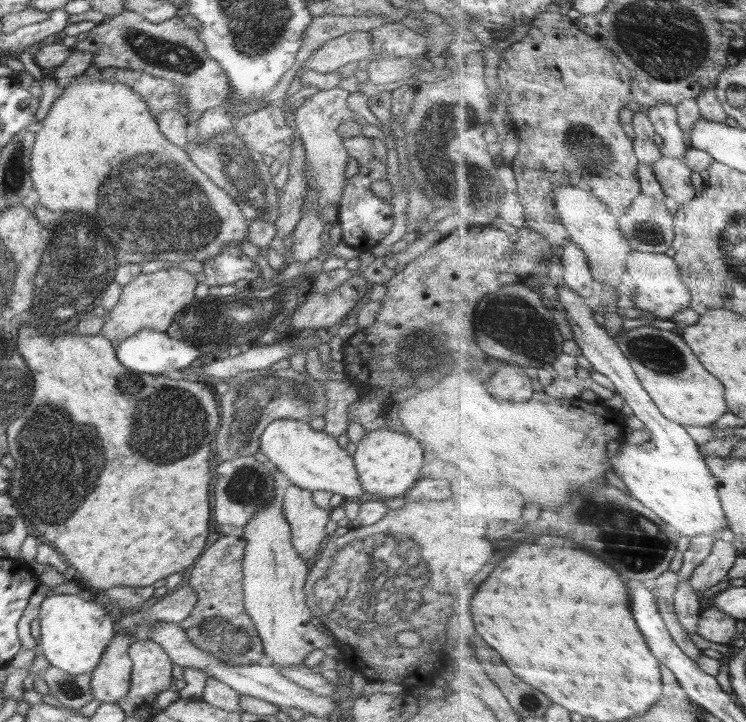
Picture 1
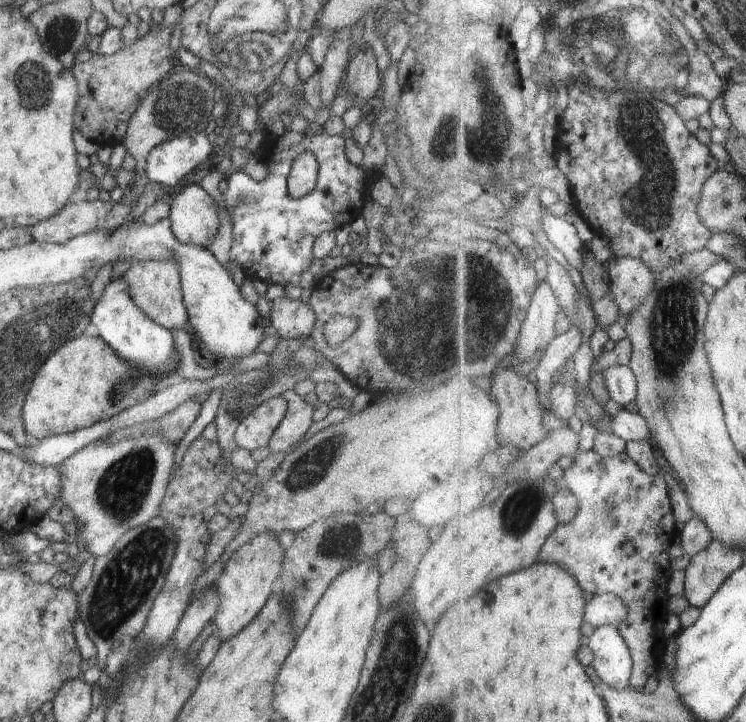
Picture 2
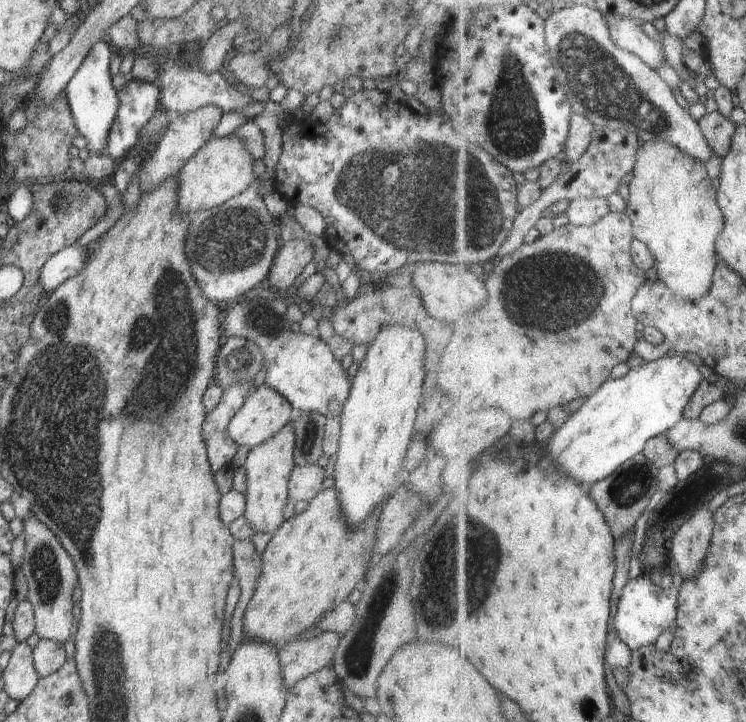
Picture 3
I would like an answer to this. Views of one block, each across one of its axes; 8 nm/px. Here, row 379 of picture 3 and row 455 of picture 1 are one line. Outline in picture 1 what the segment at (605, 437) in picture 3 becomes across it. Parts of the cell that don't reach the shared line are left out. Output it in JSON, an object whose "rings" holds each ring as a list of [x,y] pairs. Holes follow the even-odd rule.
{"rings":[[[567,283],[558,293],[564,302],[564,314],[574,329],[574,338],[582,347],[584,355],[596,371],[605,374],[614,382],[617,392],[626,398],[635,415],[645,423],[652,434],[652,439],[641,445],[622,441],[621,451],[610,453],[614,472],[625,483],[633,497],[658,513],[658,516],[676,528],[682,537],[692,539],[700,534],[710,534],[718,538],[724,530],[730,530],[730,521],[721,499],[720,479],[709,467],[698,441],[688,432],[686,425],[668,418],[660,411],[650,392],[642,386],[642,381],[638,379],[637,372],[619,341],[610,336],[605,325],[600,326],[594,320],[596,312],[588,304],[588,298],[574,292]]]}

